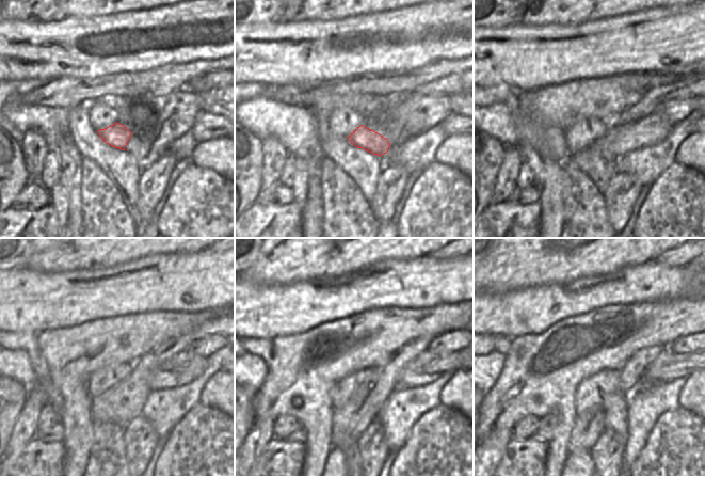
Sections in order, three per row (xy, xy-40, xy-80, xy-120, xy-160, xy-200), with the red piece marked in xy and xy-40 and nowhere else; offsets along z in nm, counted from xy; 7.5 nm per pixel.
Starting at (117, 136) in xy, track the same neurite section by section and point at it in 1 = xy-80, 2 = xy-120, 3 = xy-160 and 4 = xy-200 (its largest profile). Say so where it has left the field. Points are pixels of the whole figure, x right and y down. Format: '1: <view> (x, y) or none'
1: xy-80 (654, 128)
2: xy-120 (186, 366)
3: xy-160 (427, 367)
4: xy-200 (668, 366)

